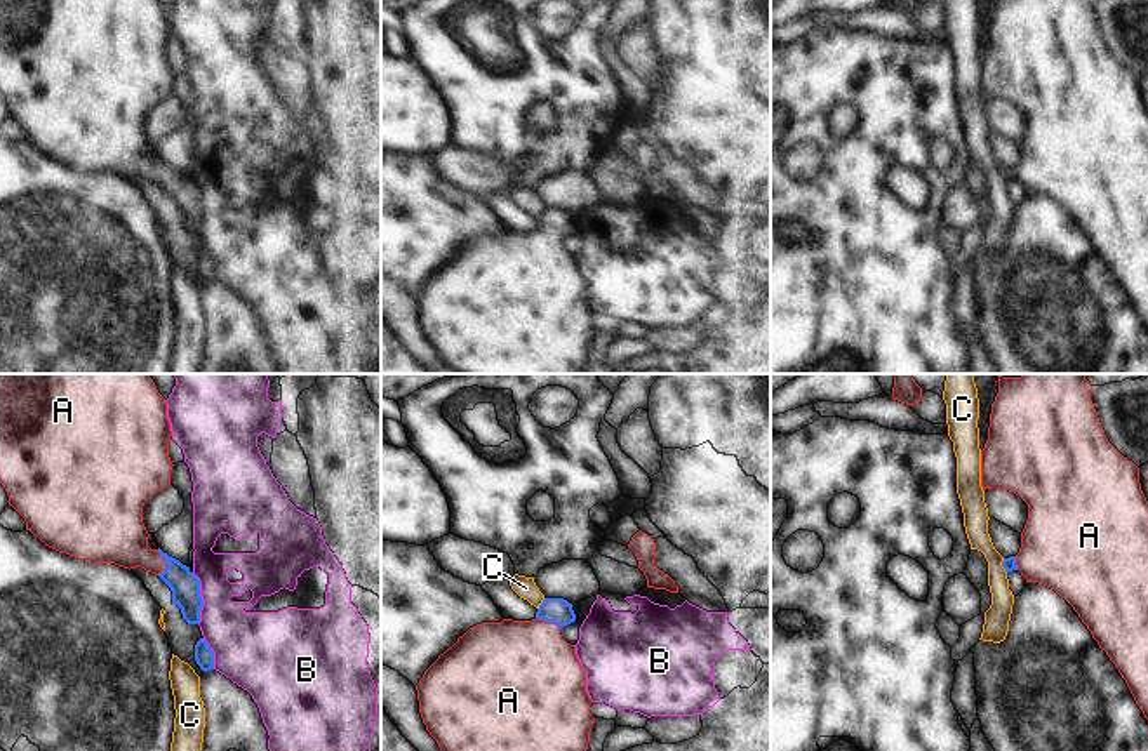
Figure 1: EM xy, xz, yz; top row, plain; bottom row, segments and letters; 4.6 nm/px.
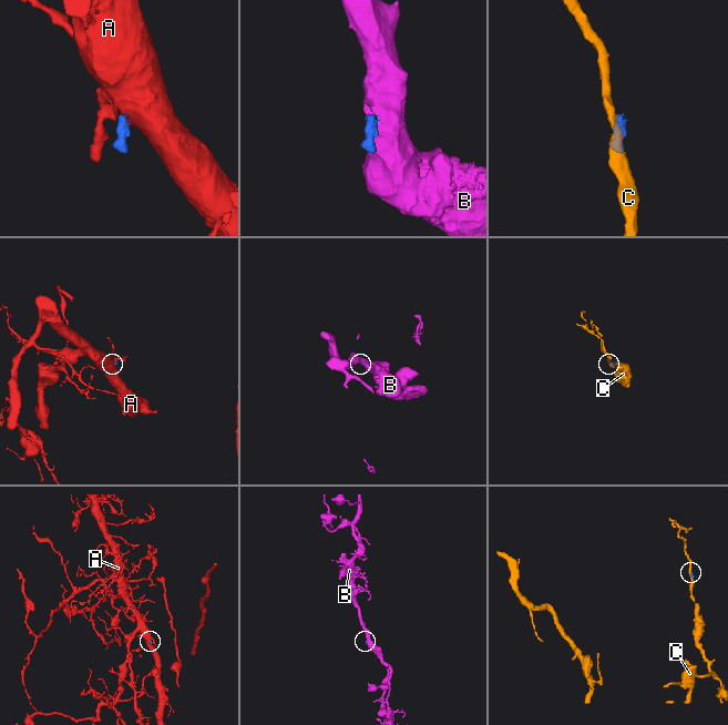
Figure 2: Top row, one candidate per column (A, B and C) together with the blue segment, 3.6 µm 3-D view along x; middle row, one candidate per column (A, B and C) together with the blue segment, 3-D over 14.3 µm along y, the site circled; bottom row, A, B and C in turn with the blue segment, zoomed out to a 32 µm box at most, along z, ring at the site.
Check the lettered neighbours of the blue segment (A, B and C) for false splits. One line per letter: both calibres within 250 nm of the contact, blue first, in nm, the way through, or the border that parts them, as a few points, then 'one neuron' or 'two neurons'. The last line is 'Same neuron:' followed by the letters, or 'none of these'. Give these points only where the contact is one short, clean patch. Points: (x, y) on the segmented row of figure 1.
A: 140/260 nm | across xy (185, 586), (164, 560), (136, 553), (117, 534) | one neuron
B: 140/260 nm | two neurons
C: 60/120 nm | two neurons
Same neuron: A

